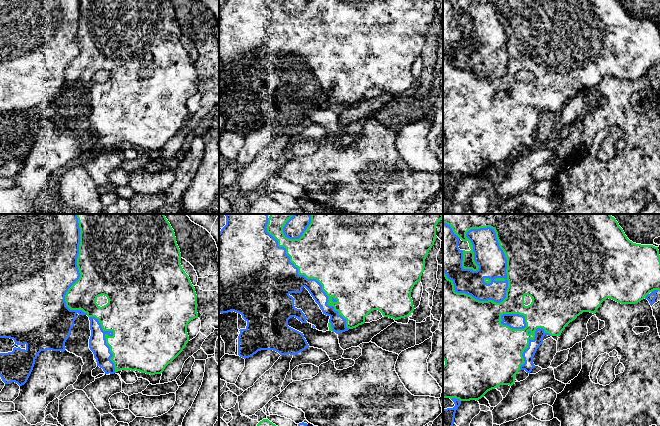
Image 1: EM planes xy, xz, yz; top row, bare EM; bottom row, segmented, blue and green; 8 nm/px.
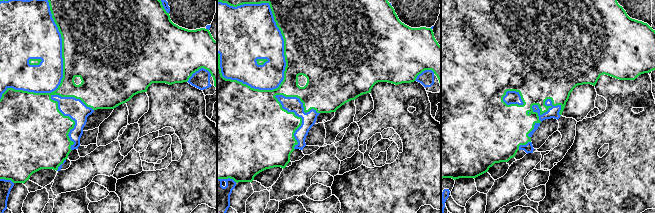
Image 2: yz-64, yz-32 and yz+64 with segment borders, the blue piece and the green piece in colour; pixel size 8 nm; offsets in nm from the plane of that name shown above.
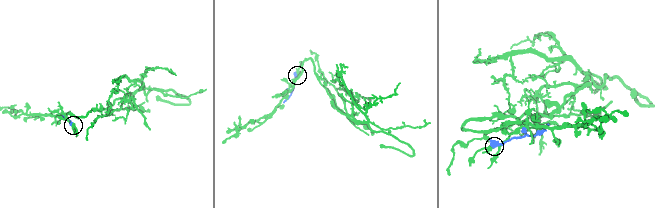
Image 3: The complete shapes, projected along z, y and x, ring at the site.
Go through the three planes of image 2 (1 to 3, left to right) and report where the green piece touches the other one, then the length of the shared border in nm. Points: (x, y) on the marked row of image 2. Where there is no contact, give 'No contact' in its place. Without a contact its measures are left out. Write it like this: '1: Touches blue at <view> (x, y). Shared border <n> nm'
1: Touches blue at yz-64 (61, 79). Shared border 1200 nm
2: Touches blue at yz-32 (274, 21). Shared border 850 nm
3: Touches blue at yz+64 (539, 117). Shared border 380 nm

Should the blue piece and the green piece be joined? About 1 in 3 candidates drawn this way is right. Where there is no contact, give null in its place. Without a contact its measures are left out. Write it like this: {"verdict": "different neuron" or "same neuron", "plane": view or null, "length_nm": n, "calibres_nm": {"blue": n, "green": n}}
{"verdict": "different neuron", "plane": "yz", "length_nm": 650, "calibres_nm": {"blue": 240, "green": 500}}

